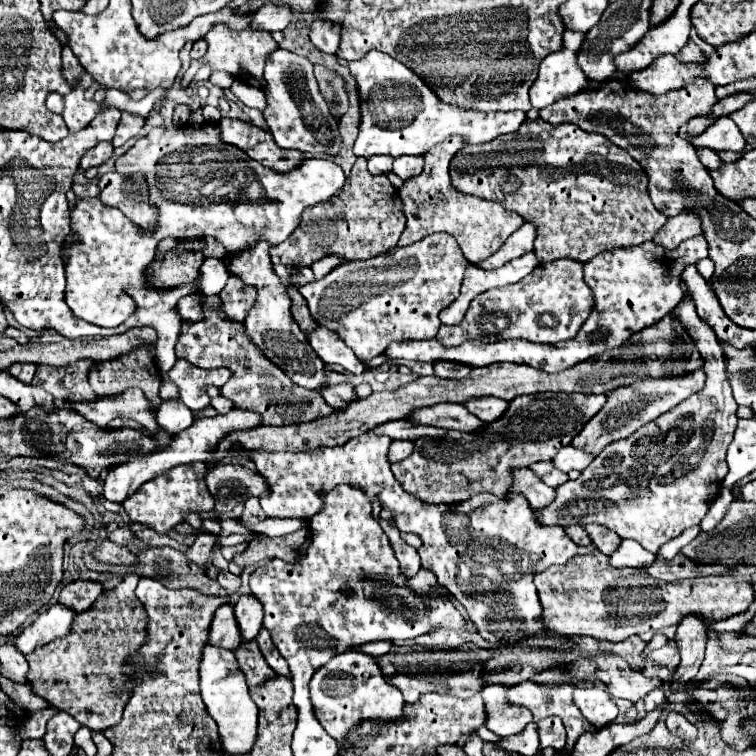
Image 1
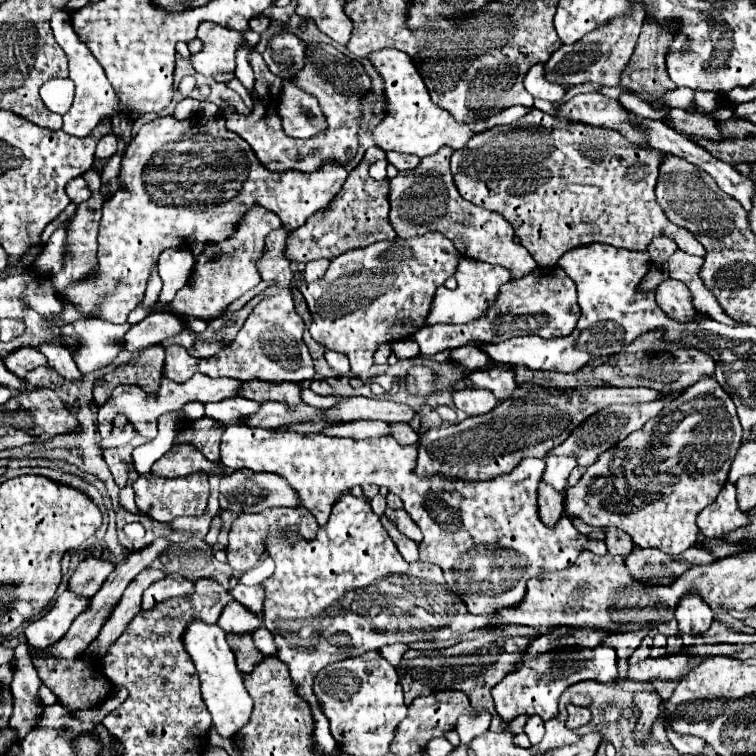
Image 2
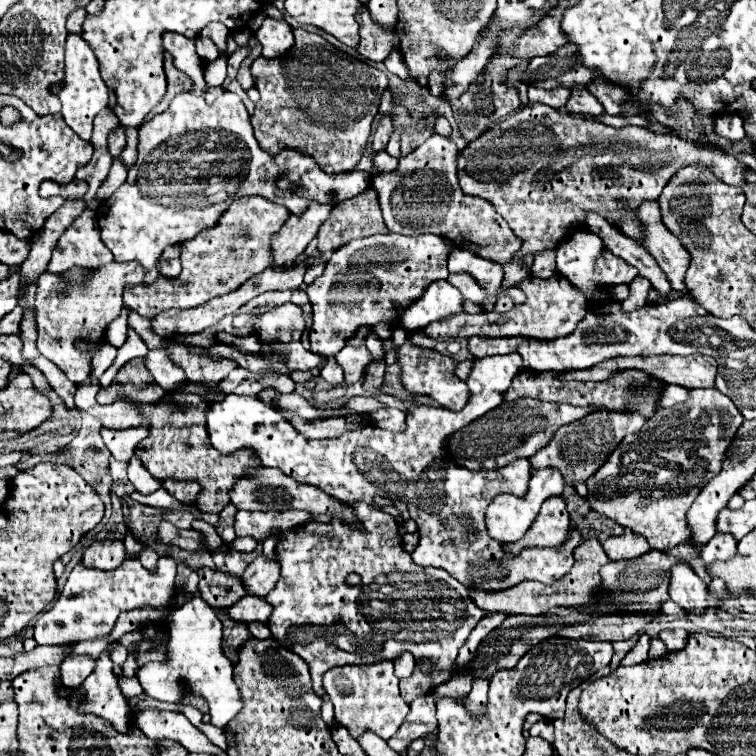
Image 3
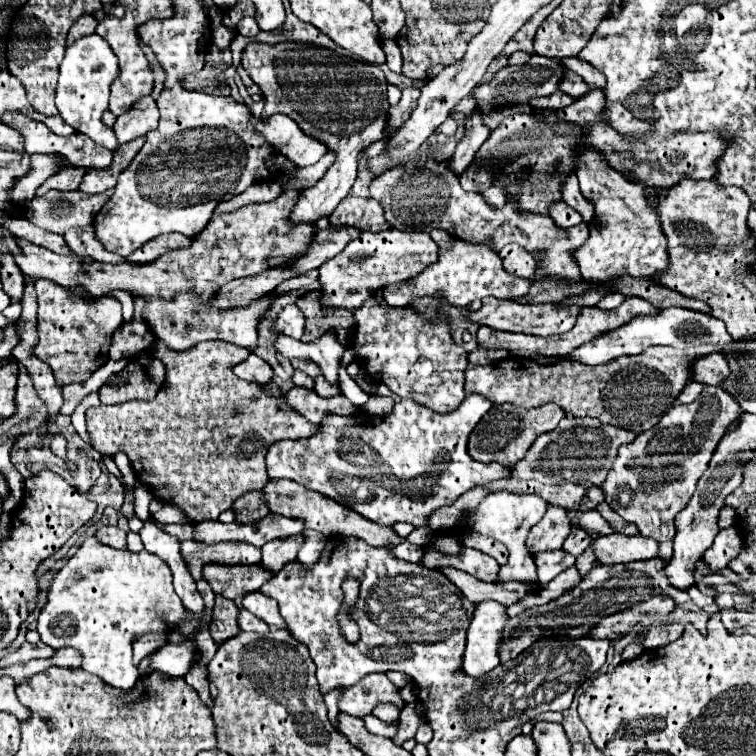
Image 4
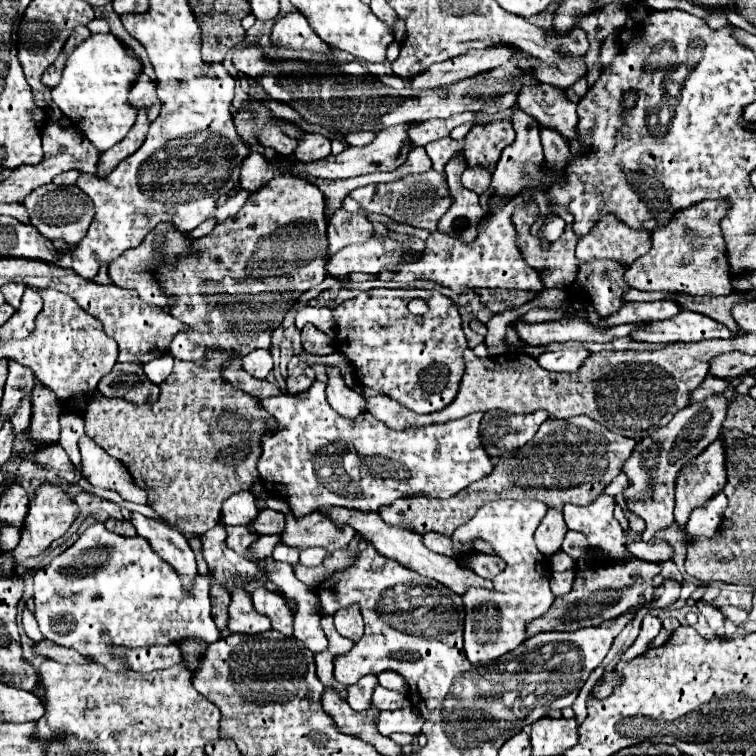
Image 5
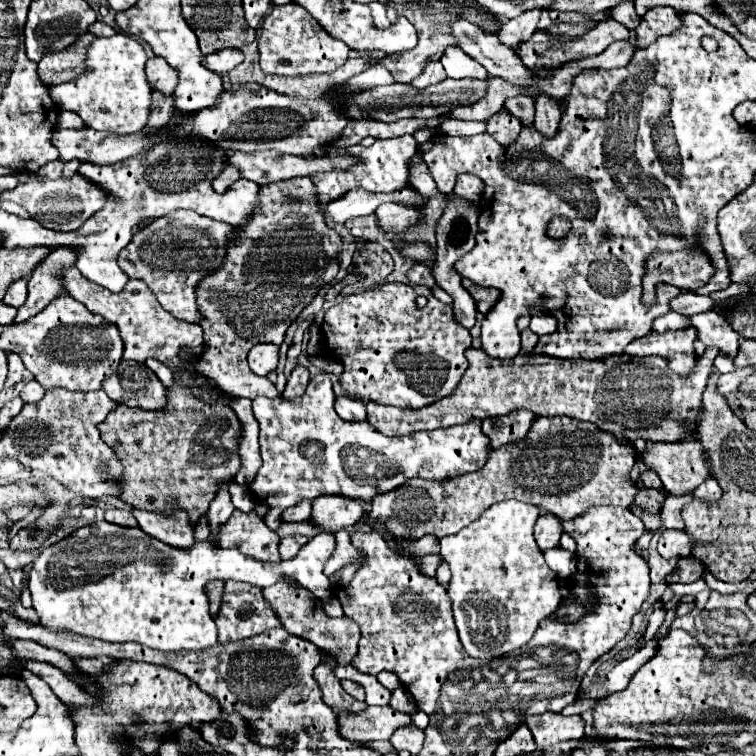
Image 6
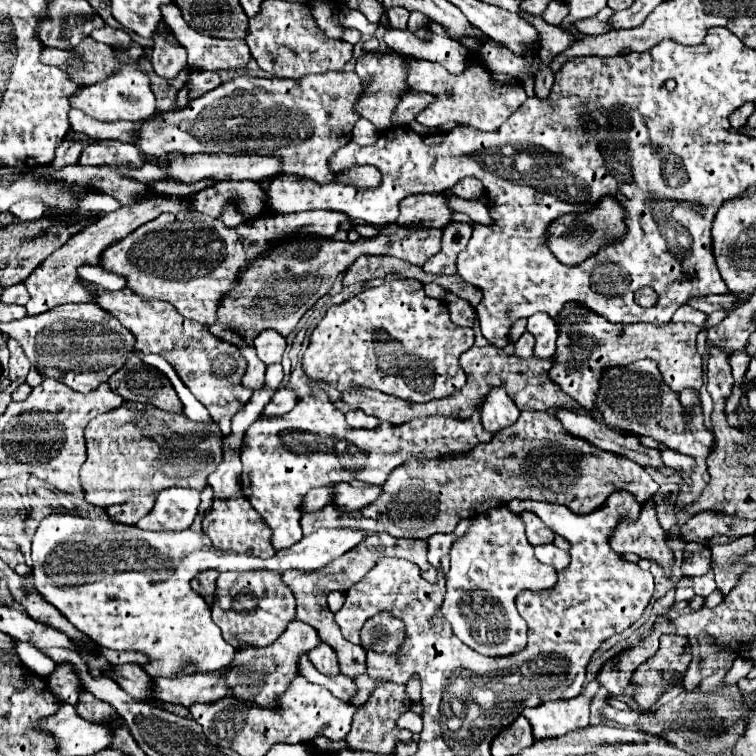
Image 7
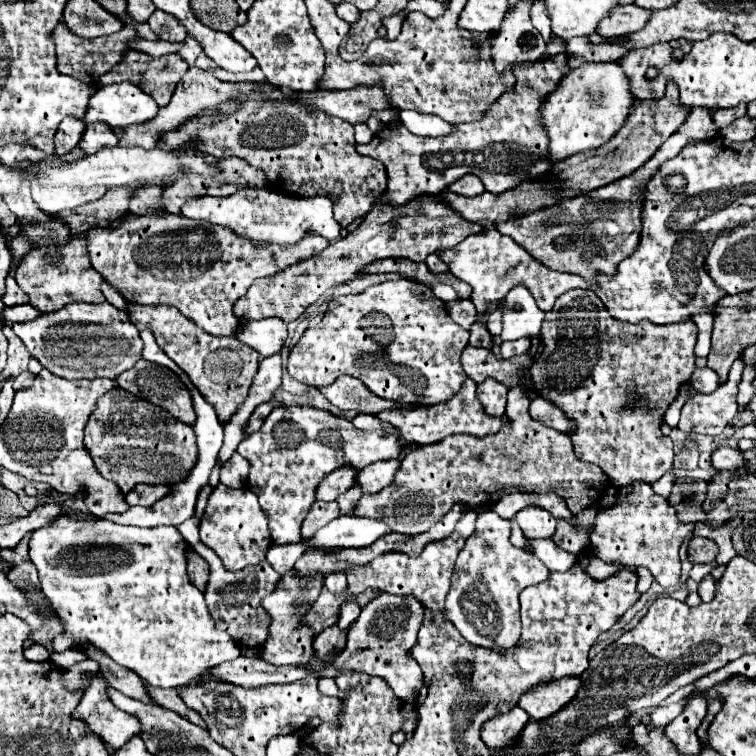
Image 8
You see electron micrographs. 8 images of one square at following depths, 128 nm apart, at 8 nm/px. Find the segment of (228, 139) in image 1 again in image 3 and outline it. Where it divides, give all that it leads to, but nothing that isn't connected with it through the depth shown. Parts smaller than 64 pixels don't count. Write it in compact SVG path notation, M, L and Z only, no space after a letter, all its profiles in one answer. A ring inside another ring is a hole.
M212 22L212 24L208 24L208 26L204 26L202 28L202 32L200 32L202 36L208 36L216 46L218 46L218 54L222 56L222 54L226 54L226 40L228 40L228 28L224 26L224 24L220 24L220 22ZM292 28L292 34L296 44L284 58L266 60L260 56L251 65L254 86L260 92L254 116L250 118L254 136L270 156L294 148L314 156L322 172L348 172L360 162L370 136L370 124L378 114L376 102L362 100L362 84L356 72L370 72L374 76L378 68L334 48L318 34L302 28Z

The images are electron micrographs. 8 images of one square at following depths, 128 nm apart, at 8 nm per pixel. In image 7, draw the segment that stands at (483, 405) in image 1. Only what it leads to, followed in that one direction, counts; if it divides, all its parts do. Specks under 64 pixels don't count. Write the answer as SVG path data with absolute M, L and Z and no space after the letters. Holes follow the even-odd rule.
M394 278L386 280L378 288L366 288L352 300L330 306L324 320L312 332L312 342L304 352L304 372L318 384L328 384L338 392L350 392L352 388L370 388L392 394L408 402L430 402L434 398L446 398L466 384L466 374L460 368L460 354L472 348L472 328L458 328L448 316L448 308L442 300L428 298L424 286L418 280Z

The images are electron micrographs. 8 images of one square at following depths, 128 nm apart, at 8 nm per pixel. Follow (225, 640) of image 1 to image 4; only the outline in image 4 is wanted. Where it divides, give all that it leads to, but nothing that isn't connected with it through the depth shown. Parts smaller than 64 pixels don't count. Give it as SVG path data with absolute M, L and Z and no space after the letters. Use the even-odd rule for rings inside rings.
M252 592L248 596L244 596L238 606L246 608L248 612L252 612L254 616L258 616L260 620L264 620L270 626L276 628L286 628L286 622L282 620L282 616L278 614L278 604L276 600L270 600L268 596L264 596L262 592Z

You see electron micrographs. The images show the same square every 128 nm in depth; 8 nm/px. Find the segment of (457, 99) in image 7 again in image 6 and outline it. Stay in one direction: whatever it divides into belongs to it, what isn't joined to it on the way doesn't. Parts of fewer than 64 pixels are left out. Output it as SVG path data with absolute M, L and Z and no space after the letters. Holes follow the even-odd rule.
M432 61L426 66L426 70L422 72L420 77L415 78L411 84L416 89L422 90L426 88L426 86L438 84L438 82L442 82L442 80L446 80L446 72L444 72L442 64L440 61ZM502 110L500 114L488 118L488 132L502 144L502 146L510 146L514 144L514 140L518 140L518 132L520 132L520 122L516 118L512 118L506 110Z

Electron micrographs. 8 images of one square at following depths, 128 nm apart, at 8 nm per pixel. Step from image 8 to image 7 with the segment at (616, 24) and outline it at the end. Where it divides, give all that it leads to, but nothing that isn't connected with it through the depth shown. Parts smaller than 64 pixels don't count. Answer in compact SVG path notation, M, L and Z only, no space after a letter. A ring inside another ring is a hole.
M606 6L602 8L602 12L598 12L598 16L580 20L578 24L574 24L574 28L578 28L580 34L604 34L610 30L610 24L608 24L610 16L612 16L612 10Z

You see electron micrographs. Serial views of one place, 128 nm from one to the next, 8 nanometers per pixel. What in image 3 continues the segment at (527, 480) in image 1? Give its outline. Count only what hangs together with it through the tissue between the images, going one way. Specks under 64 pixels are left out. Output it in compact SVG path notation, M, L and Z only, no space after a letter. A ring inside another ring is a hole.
M550 496L544 500L538 518L534 520L532 528L526 536L514 544L506 544L512 554L518 554L520 548L526 546L558 546L564 542L570 526L570 516L564 504L564 498Z

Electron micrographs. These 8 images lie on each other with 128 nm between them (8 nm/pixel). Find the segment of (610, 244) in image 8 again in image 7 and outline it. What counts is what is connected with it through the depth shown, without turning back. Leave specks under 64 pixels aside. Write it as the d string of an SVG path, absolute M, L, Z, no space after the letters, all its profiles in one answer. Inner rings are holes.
M444 194L450 202L450 206L454 208L454 212L466 214L470 218L470 222L474 224L490 224L490 216L488 210L484 208L484 204L480 200L462 200L454 194ZM604 198L600 204L594 206L594 210L586 212L586 214L566 214L562 218L558 218L550 228L550 250L552 254L566 266L570 264L580 264L582 260L594 256L600 246L604 246L606 242L618 240L622 238L622 232L626 230L624 226L624 206L612 198Z

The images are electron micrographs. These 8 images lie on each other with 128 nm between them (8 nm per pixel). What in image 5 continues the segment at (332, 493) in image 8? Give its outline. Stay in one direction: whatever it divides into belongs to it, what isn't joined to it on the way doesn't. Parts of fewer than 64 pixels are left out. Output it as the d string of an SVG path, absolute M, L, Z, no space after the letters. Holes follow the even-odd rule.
M270 508L260 510L258 516L252 520L252 528L260 536L264 536L264 534L282 534L284 528L286 528L286 516L282 512L270 510Z

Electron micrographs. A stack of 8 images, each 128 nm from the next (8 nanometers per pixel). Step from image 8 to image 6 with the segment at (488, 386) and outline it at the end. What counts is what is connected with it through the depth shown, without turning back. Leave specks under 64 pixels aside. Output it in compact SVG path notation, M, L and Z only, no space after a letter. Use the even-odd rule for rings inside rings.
M518 410L514 414L508 414L504 418L498 418L494 422L492 420L490 422L484 422L482 432L490 438L490 446L492 448L500 448L502 444L524 440L536 418L538 416L534 416L534 412Z

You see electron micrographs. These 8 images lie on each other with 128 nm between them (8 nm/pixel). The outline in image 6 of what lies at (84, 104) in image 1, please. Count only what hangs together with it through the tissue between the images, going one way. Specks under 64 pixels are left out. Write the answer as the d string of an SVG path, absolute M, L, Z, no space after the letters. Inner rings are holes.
M116 34L110 38L96 38L86 50L86 66L80 76L70 82L50 88L54 104L76 112L86 126L94 130L106 130L112 134L134 134L148 120L148 106L152 90L146 84L144 74L146 52L130 36Z

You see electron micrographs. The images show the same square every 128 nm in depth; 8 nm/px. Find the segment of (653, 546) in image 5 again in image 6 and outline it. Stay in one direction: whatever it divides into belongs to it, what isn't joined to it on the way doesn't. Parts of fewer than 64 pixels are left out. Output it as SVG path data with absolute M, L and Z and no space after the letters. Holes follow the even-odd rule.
M664 530L658 540L658 554L662 558L686 558L692 552L690 536L684 530Z

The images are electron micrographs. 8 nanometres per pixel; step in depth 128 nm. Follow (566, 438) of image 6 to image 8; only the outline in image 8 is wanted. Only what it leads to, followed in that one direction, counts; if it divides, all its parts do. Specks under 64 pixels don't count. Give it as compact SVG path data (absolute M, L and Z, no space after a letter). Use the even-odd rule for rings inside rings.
M516 386L508 392L506 416L510 420L510 426L502 428L500 432L484 436L484 438L448 436L446 440L438 444L412 448L402 458L392 484L374 496L362 496L362 500L358 500L354 508L354 516L382 518L386 520L390 530L404 532L404 534L420 534L420 532L426 532L430 526L434 526L440 518L444 518L444 514L448 514L456 502L466 504L470 508L482 506L482 504L492 506L498 502L500 496L508 492L534 492L534 494L554 492L566 500L572 514L578 514L580 510L592 506L592 500L598 500L602 492L606 490L606 474L596 464L588 464L574 458L570 450L570 440L566 440L568 436L532 420L528 406L530 406L530 398L524 394L522 388ZM668 472L668 474L664 474L660 480L656 480L656 482L652 482L652 486L654 486L654 492L658 492L658 496L670 496L670 490L672 490L672 480L674 480L674 476ZM314 502L306 520L302 522L302 538L310 538L318 528L326 526L330 520L340 516L338 502Z

